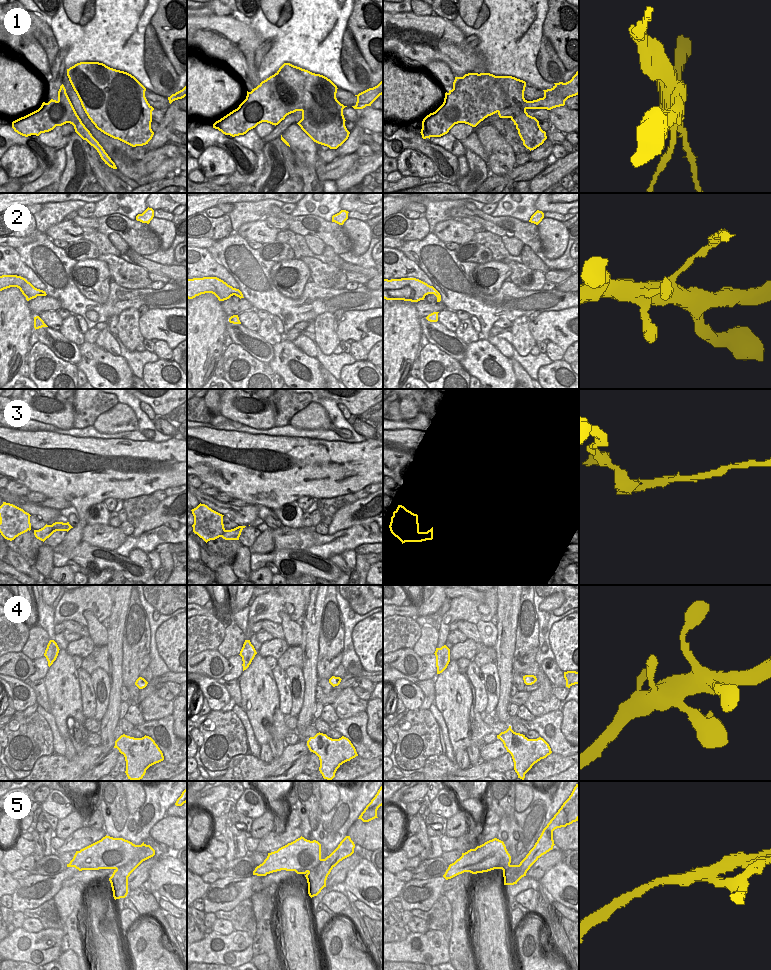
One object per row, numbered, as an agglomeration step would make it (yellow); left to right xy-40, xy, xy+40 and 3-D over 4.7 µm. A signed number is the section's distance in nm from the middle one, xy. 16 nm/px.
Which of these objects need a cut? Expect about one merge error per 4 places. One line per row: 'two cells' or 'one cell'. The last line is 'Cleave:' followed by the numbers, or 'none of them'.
1: two cells
2: one cell
3: two cells
4: one cell
5: two cells
Cleave: 1, 3, 5

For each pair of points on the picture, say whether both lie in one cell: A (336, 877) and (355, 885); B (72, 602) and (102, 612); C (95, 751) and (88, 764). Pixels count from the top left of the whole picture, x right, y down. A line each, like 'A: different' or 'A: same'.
A: different
B: same
C: same

